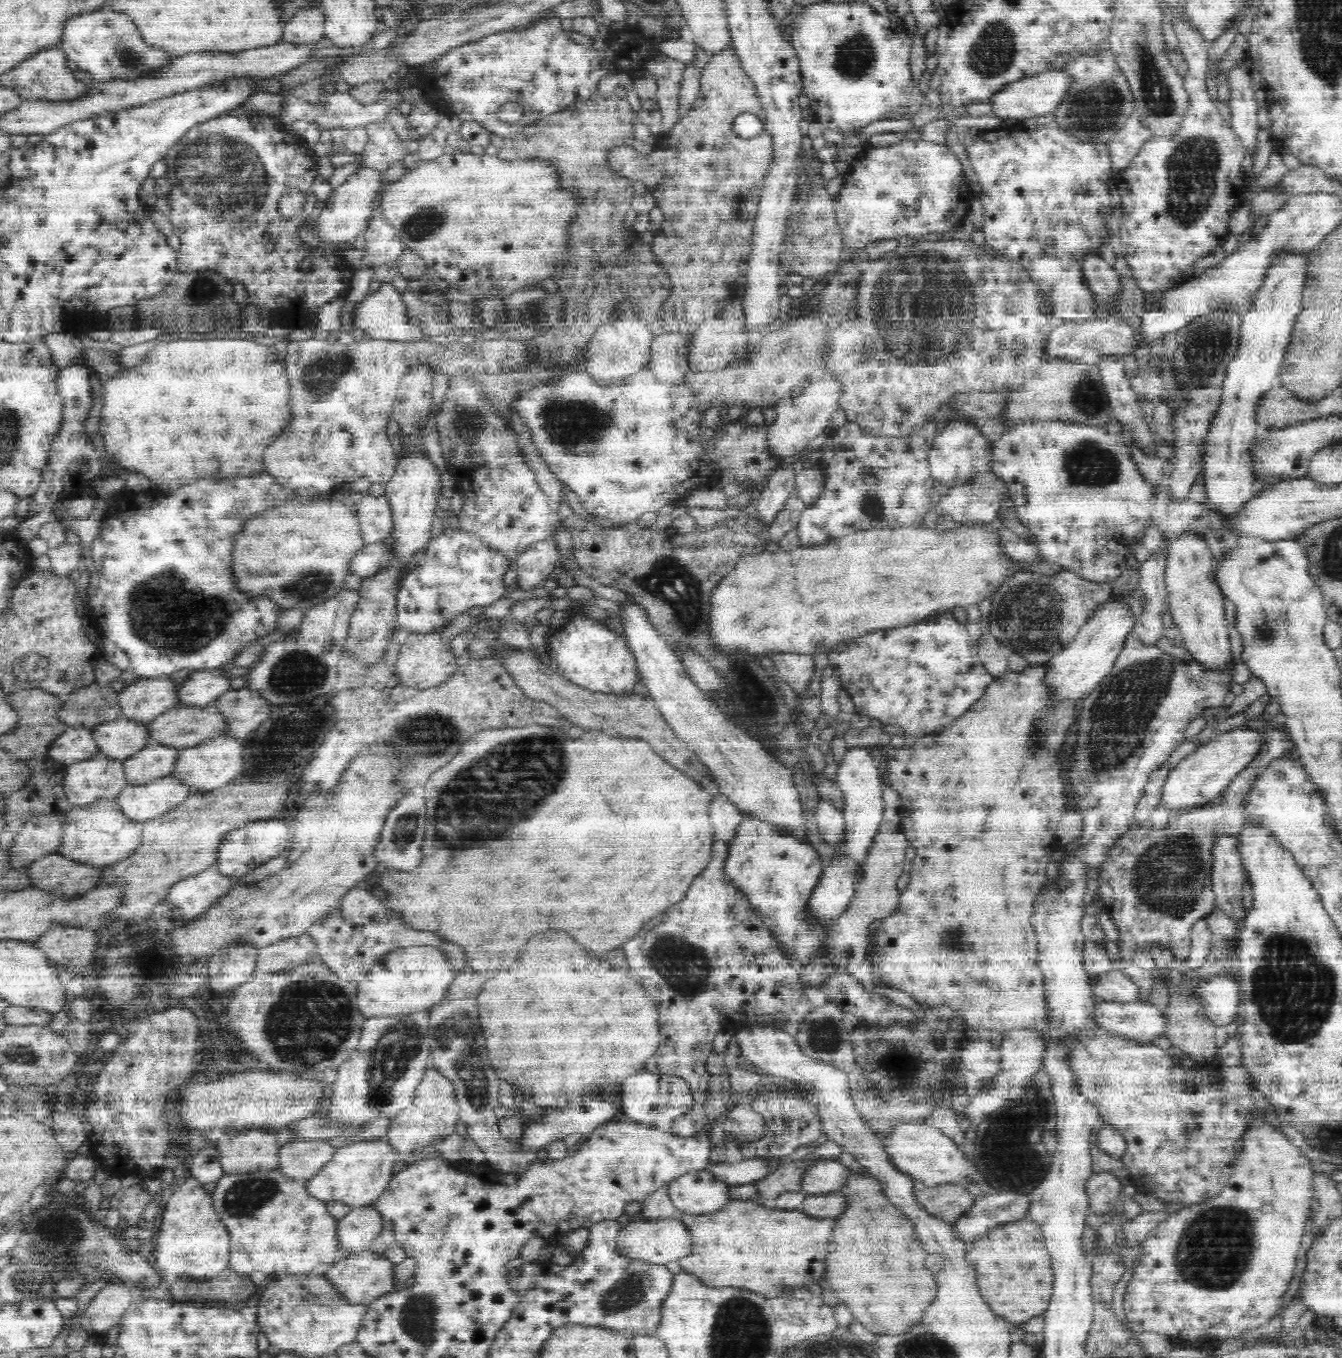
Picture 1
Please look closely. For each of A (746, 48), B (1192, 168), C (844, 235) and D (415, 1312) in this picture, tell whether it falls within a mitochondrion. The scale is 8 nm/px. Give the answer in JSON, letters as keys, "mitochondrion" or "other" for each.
{"A":"other","B":"mitochondrion","C":"other","D":"mitochondrion"}

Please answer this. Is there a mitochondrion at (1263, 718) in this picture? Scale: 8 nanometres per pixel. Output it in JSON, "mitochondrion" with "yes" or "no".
{"mitochondrion":"no"}

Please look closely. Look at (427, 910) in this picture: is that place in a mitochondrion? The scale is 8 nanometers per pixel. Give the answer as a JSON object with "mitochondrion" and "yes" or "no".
{"mitochondrion":"no"}

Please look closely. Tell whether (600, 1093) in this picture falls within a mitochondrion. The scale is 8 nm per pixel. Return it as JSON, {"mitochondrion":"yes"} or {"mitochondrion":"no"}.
{"mitochondrion":"no"}

